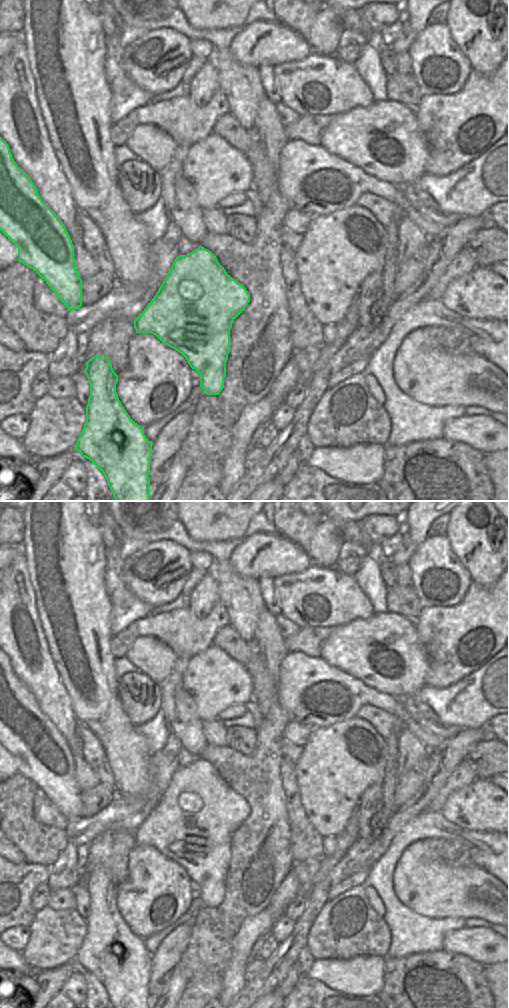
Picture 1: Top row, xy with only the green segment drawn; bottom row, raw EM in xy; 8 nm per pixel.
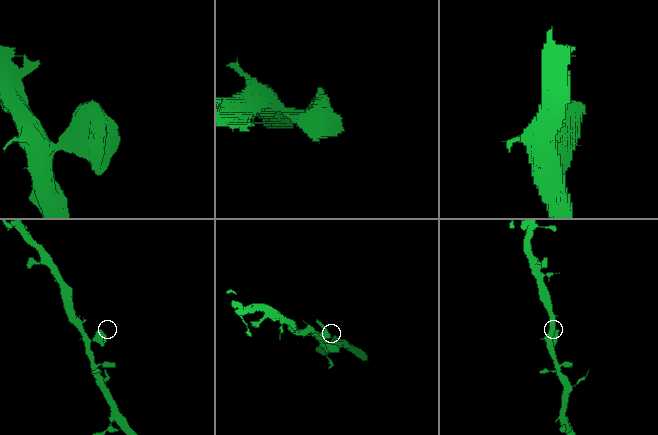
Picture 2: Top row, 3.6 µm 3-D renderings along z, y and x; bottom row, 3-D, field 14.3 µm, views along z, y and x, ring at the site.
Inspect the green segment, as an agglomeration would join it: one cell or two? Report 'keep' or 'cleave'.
keep

